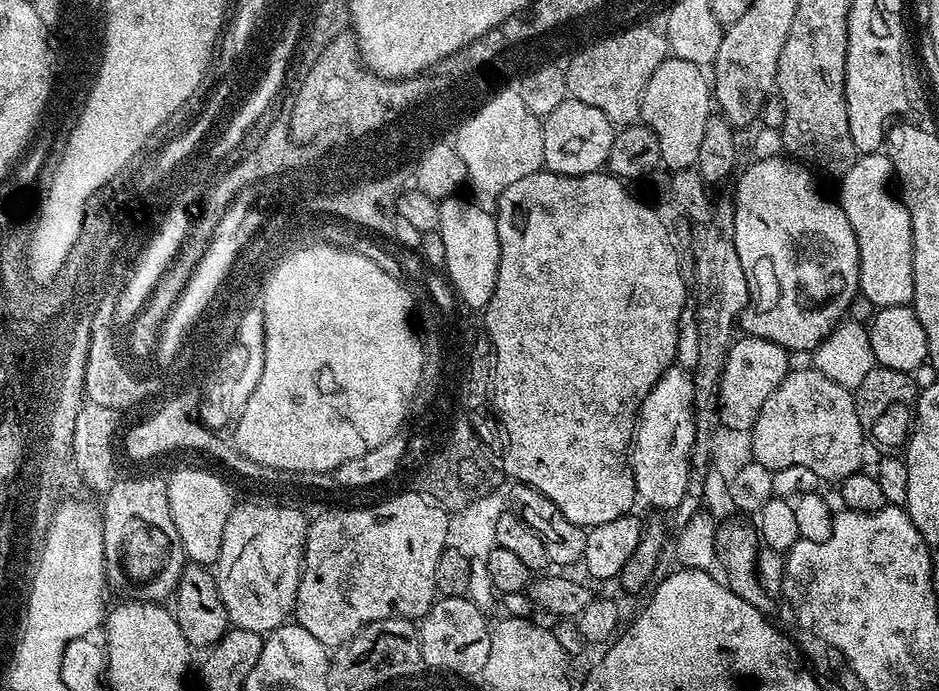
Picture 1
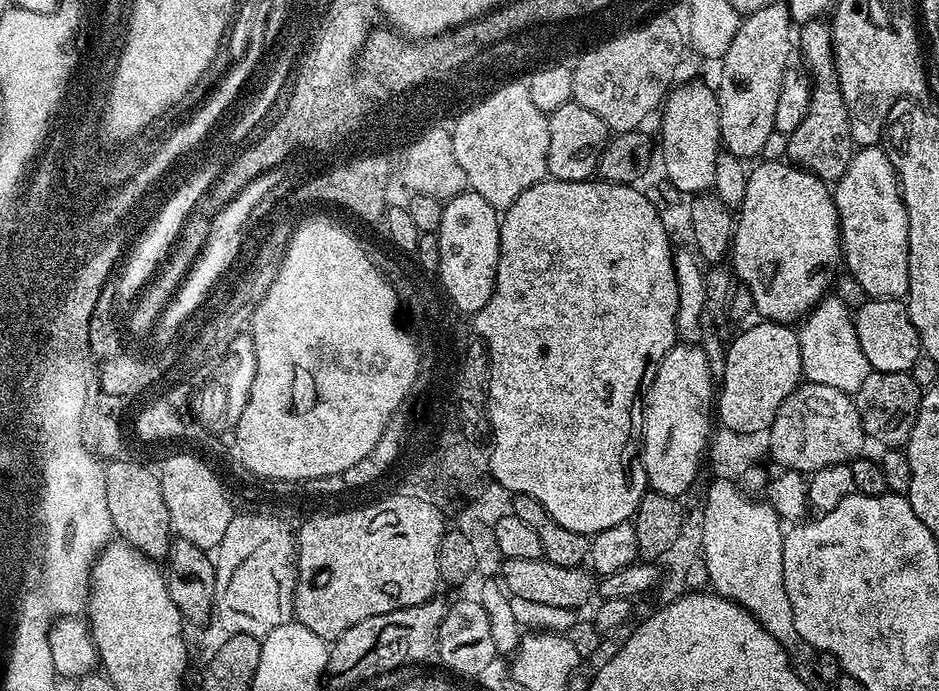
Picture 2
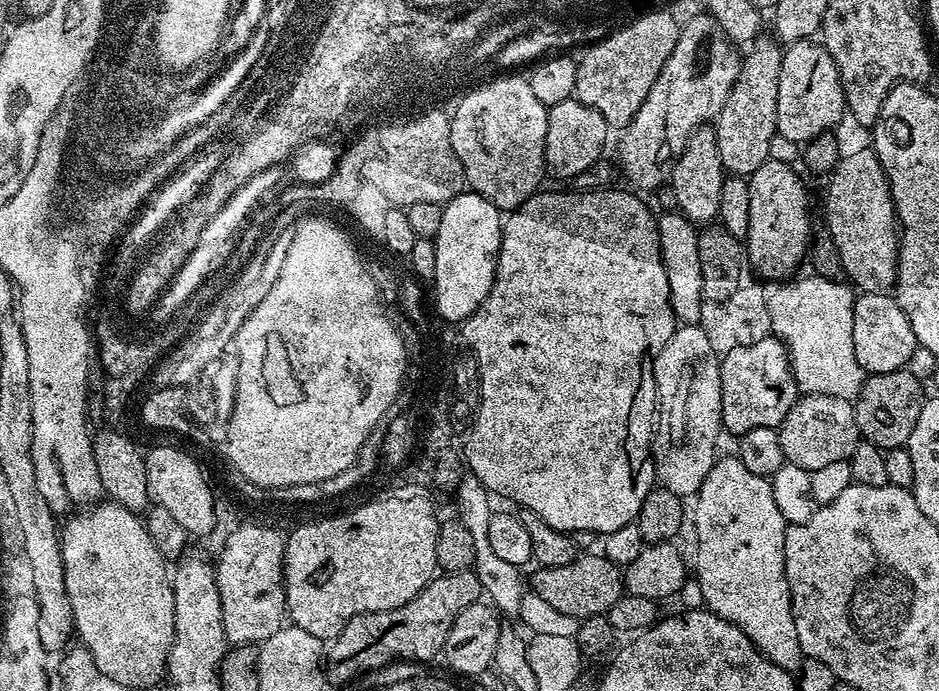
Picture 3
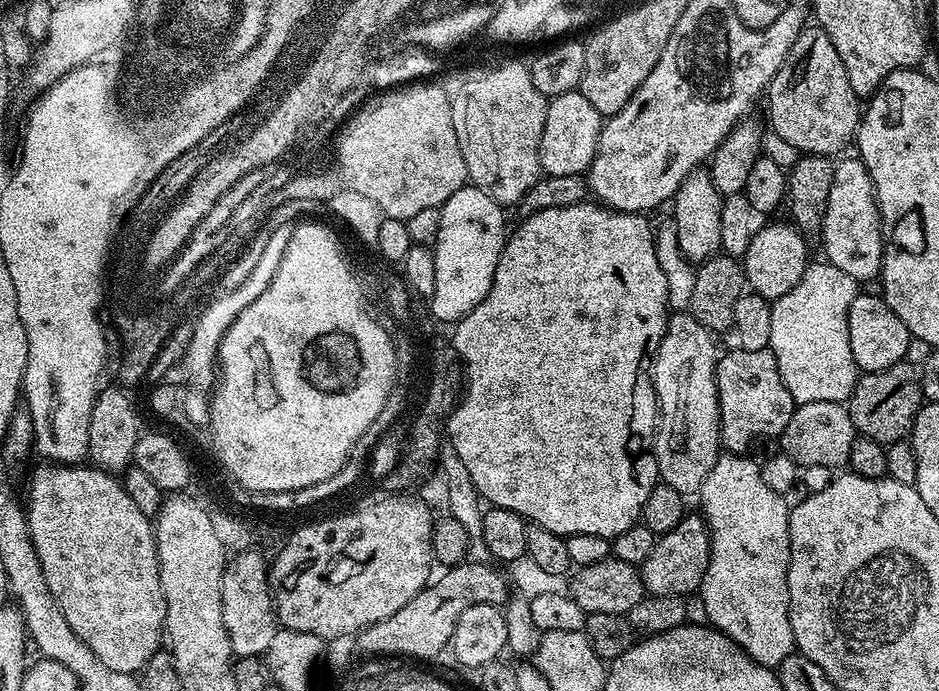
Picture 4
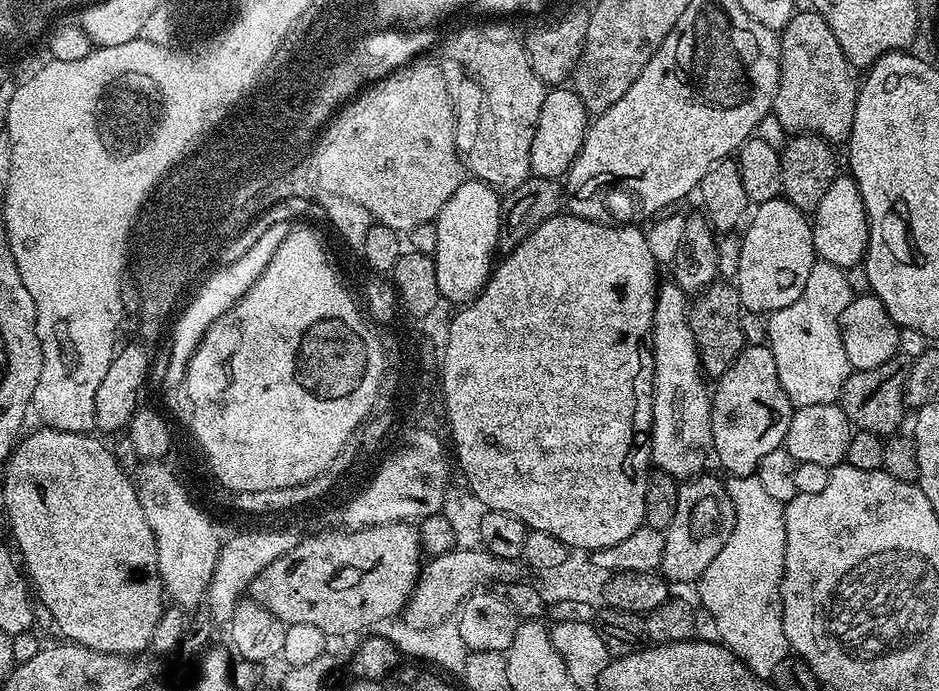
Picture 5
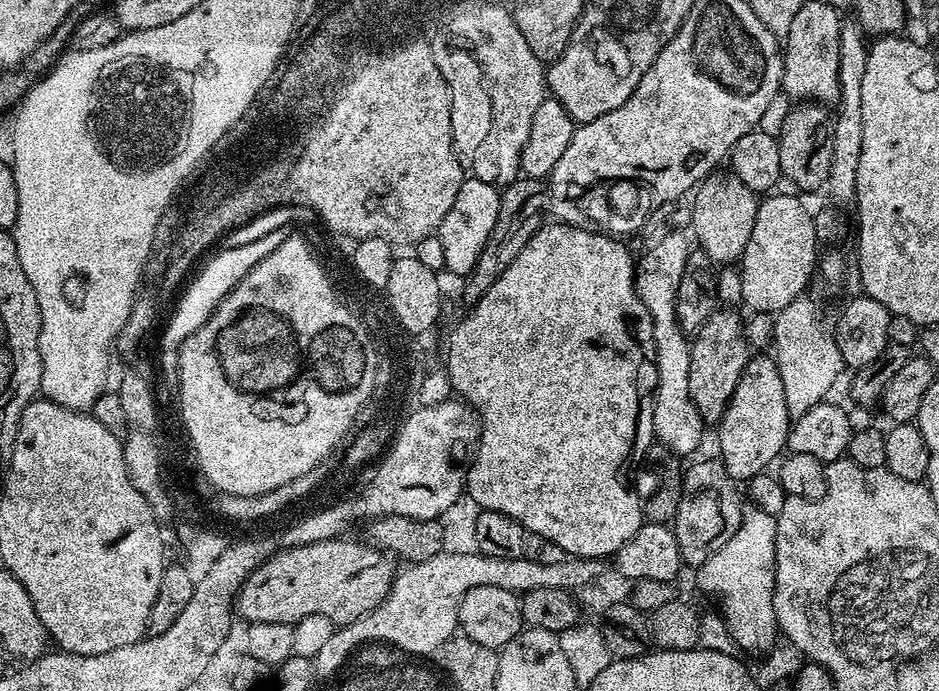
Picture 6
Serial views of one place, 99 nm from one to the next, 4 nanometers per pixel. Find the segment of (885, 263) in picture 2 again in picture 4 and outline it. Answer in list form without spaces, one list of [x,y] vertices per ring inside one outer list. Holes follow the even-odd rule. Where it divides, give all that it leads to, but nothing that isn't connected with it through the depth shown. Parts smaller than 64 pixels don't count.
[[[859,159],[839,161],[836,181],[830,186],[830,202],[826,202],[824,219],[824,252],[827,263],[838,266],[857,282],[875,281],[884,257],[884,231],[880,229],[880,207],[874,202],[872,179]]]

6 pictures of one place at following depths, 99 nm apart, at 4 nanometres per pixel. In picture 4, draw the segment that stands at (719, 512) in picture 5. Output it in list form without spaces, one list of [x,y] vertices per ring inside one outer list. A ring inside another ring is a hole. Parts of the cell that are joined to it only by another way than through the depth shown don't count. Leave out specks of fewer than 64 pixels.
[[[686,514],[674,530],[663,533],[639,567],[647,595],[683,597],[699,589],[711,556],[711,533],[703,517],[695,515]]]

